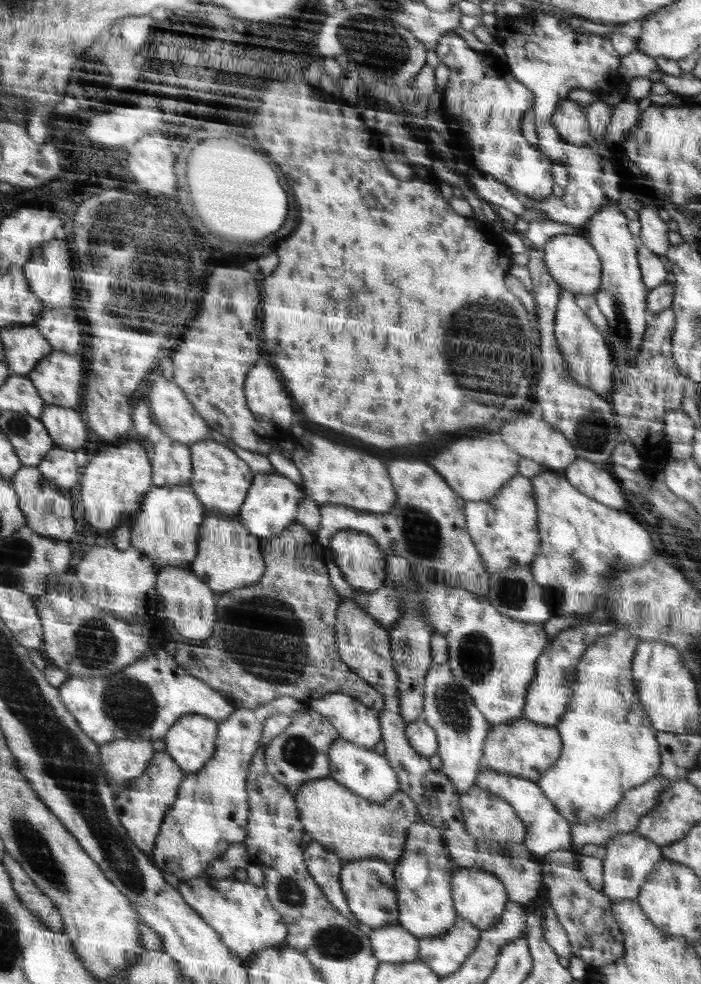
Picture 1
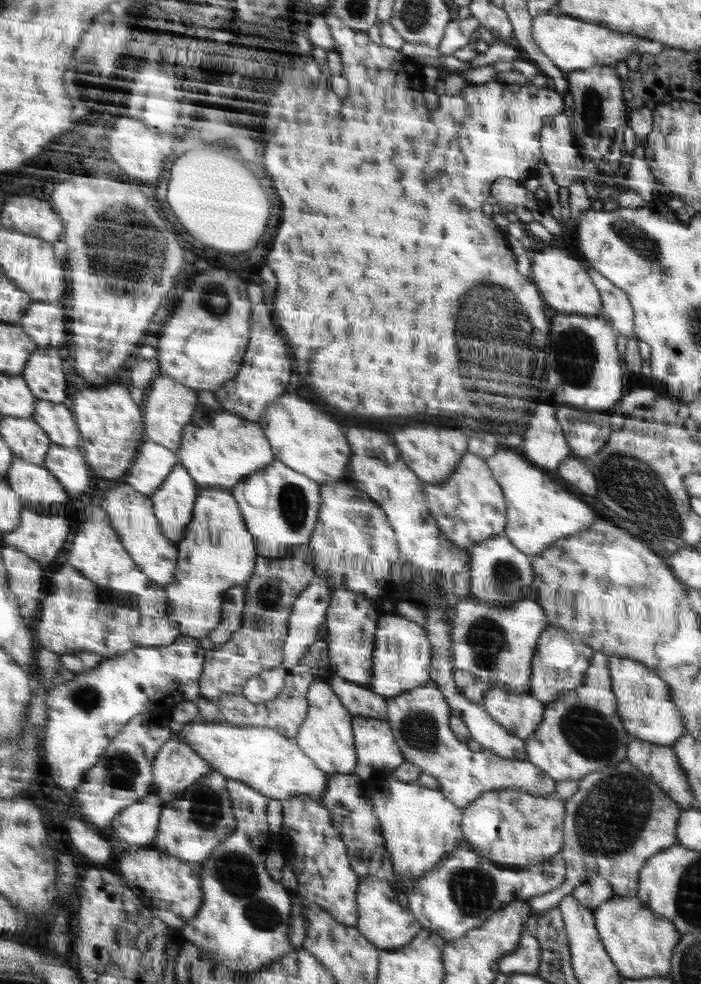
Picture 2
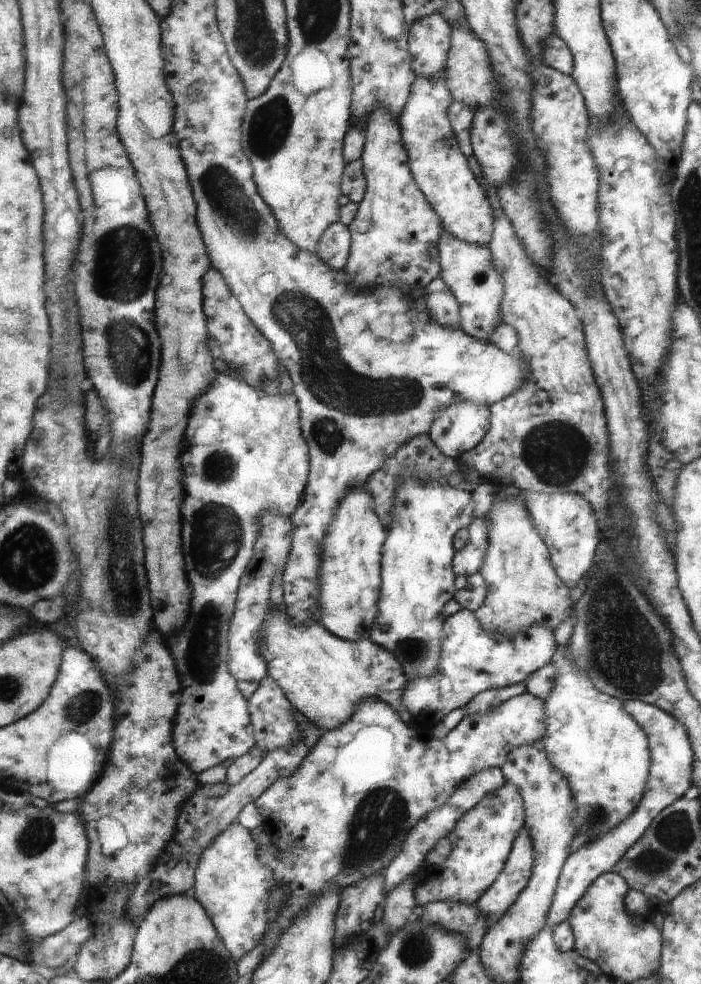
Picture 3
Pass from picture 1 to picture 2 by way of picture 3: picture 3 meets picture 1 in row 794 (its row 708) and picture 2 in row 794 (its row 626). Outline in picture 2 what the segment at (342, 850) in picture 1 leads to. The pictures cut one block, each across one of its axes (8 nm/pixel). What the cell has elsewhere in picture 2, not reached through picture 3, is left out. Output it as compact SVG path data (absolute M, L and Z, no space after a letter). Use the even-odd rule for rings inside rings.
M226 720L221 722L186 723L182 726L173 724L174 735L184 737L205 759L208 759L214 772L224 774L228 778L246 782L254 790L270 795L274 800L284 801L291 796L306 794L312 800L321 802L326 790L328 777L320 767L297 745L293 739L286 738L277 730L263 726L236 726Z

